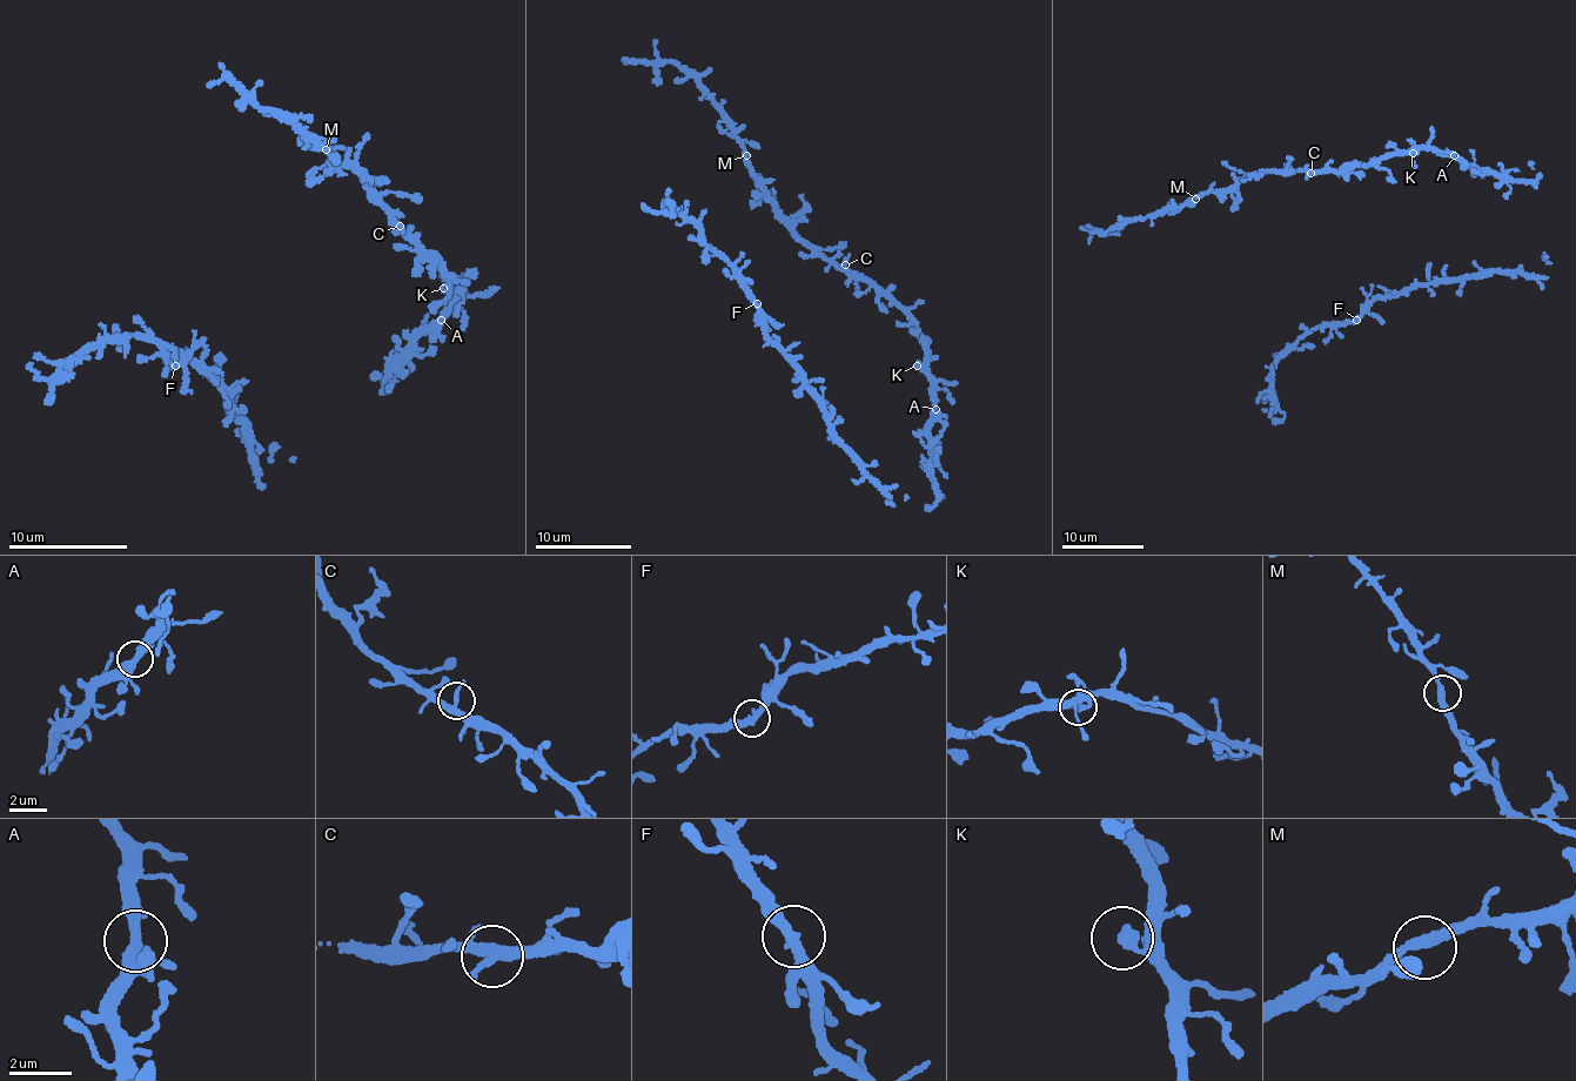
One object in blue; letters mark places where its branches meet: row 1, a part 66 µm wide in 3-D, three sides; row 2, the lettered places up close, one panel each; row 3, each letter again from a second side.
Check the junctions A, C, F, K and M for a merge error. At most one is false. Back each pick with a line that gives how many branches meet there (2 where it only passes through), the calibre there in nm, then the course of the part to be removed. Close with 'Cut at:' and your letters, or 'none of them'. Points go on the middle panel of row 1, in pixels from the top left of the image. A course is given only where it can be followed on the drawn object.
Cut at: none of them

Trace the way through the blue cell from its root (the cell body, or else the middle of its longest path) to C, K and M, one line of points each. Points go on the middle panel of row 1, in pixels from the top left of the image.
C: (932, 443), (933, 385), (927, 349), (900, 308), (870, 283), (857, 279), (845, 264)
K: (932, 443), (932, 377), (917, 366)
M: (932, 443), (933, 385), (927, 349), (907, 316), (872, 286), (826, 261), (788, 227), (772, 208), (746, 155)

